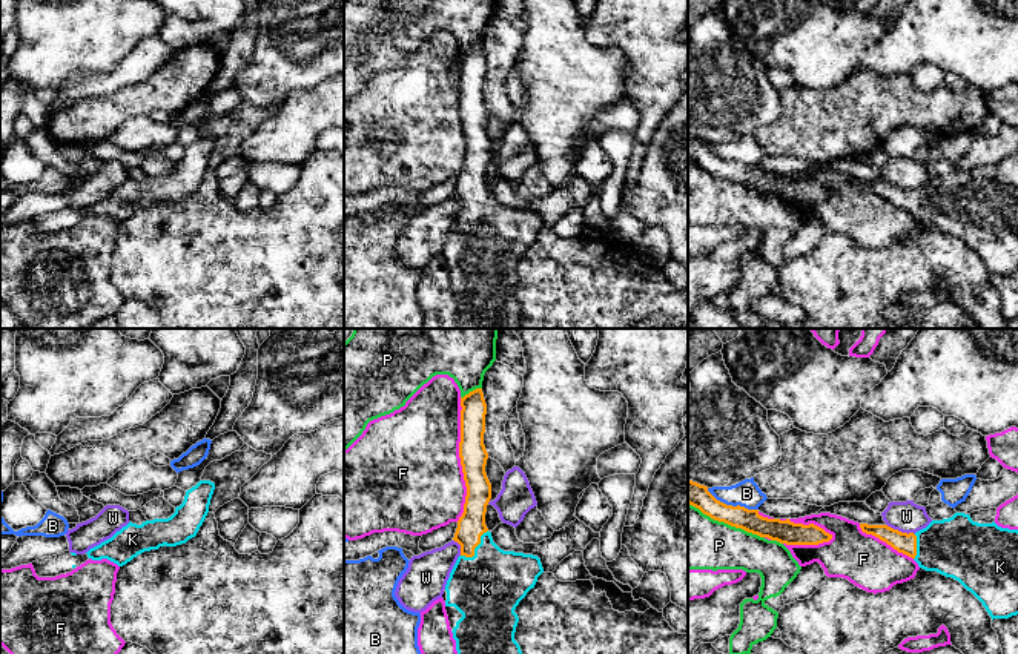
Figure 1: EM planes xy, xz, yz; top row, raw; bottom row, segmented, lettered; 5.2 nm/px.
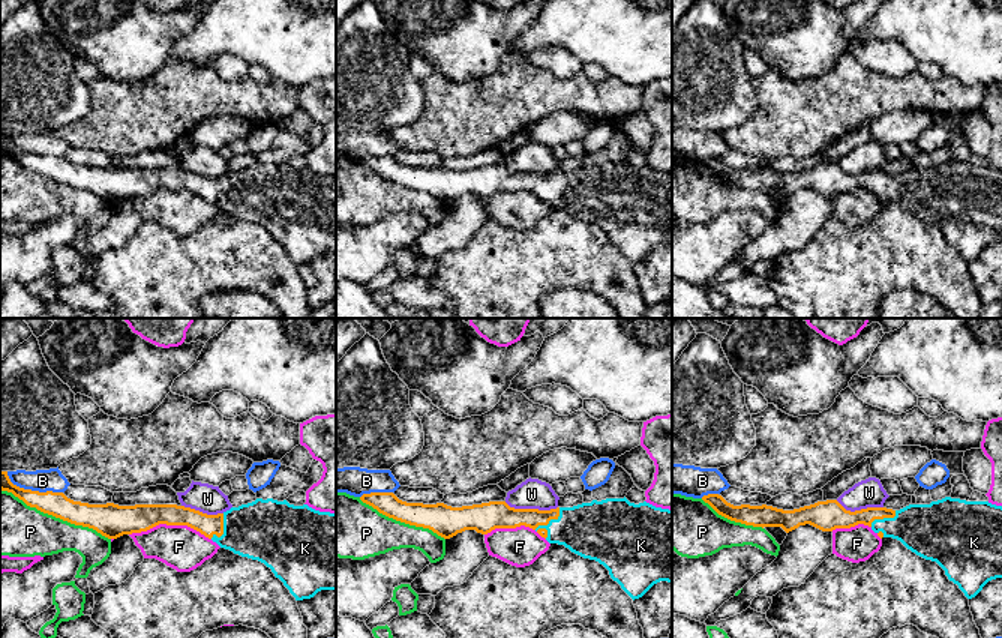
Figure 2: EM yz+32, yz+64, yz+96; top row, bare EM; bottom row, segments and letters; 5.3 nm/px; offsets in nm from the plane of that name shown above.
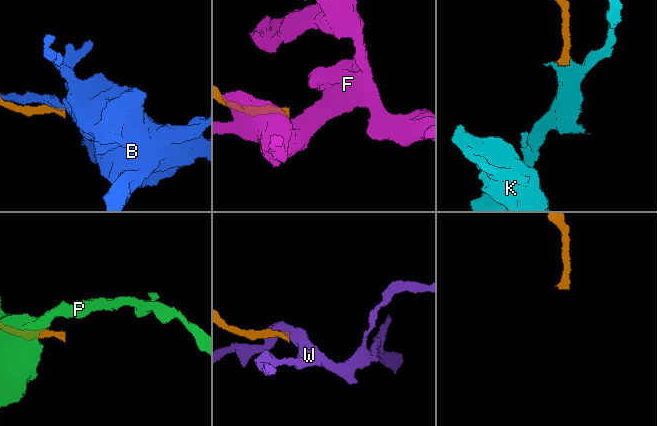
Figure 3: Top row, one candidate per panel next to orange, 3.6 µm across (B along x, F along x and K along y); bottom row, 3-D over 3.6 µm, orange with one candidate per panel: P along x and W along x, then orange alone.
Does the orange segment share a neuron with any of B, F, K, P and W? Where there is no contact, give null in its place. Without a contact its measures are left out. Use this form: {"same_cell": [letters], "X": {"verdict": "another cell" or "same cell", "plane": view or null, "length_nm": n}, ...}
{"same_cell": ["K"], "B": {"verdict": "another cell", "plane": "yz", "length_nm": 300}, "F": {"verdict": "another cell", "plane": "xz", "length_nm": 650}, "K": {"verdict": "same cell", "plane": "xz", "length_nm": 200}, "P": {"verdict": "another cell", "plane": "yz", "length_nm": 440}, "W": {"verdict": "another cell", "plane": "yz", "length_nm": 160}}

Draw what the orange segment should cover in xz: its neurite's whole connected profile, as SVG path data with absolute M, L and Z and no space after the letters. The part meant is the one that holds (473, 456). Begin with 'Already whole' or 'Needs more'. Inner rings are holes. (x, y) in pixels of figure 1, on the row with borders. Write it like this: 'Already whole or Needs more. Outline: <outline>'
Needs more. Outline: M482 388L461 398L459 457L467 487L453 540L461 545L442 599L458 654L522 654L514 640L519 602L544 573L533 554L504 551L485 525L491 484L485 473L487 404Z

